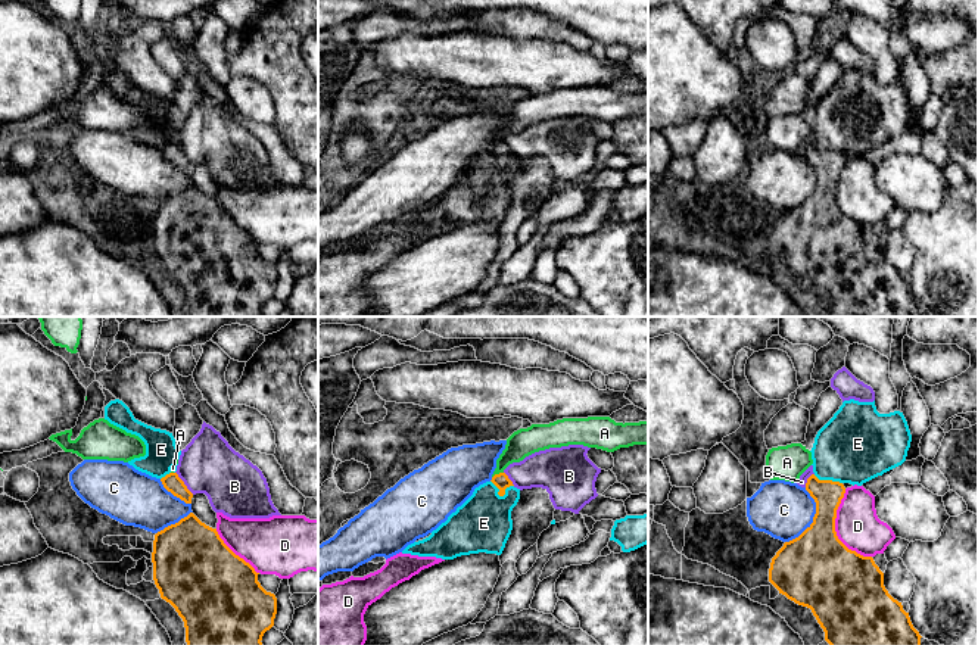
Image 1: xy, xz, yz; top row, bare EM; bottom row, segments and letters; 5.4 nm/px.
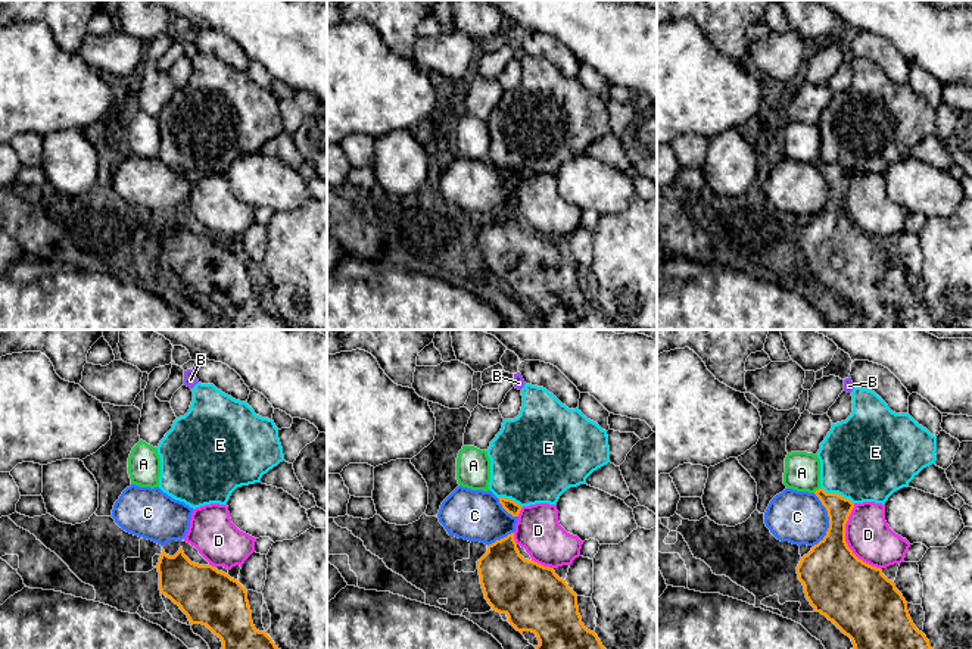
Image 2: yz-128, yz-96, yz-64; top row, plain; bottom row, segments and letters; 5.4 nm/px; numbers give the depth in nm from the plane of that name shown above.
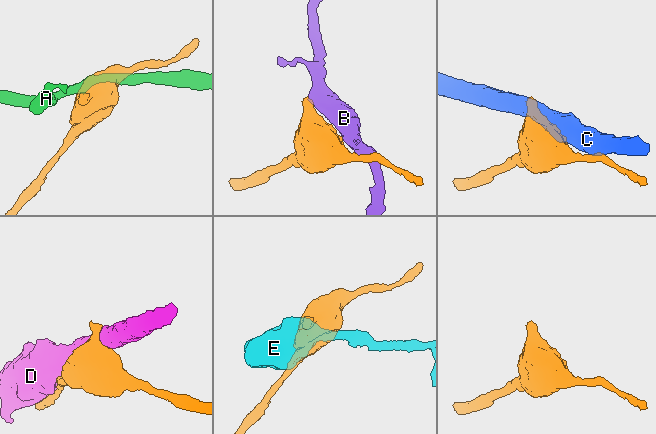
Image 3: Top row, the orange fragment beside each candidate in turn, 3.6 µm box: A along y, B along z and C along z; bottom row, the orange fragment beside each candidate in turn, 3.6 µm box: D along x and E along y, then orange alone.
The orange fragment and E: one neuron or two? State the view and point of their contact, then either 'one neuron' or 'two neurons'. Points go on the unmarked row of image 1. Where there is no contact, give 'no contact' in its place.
contact xz (501, 165); two neurons

